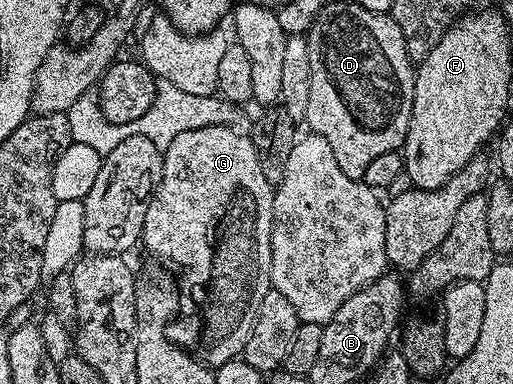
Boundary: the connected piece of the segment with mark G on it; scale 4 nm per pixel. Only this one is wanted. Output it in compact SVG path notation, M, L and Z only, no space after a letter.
M203 126L174 137L173 142L163 150L161 180L155 187L155 193L151 195L151 203L145 212L141 246L142 249L147 249L149 253L156 254L157 257L164 258L167 262L176 262L177 265L184 266L183 274L187 277L188 284L191 285L191 298L195 301L196 308L199 309L199 319L195 322L195 330L172 329L169 337L172 342L193 352L198 361L206 362L212 368L225 364L230 358L238 358L242 355L253 324L257 320L257 312L265 296L273 288L271 285L271 221L273 220L274 199L273 184L265 180L265 172L261 172L261 160L257 156L257 148L253 148L250 137L242 129L236 129L233 126Z

